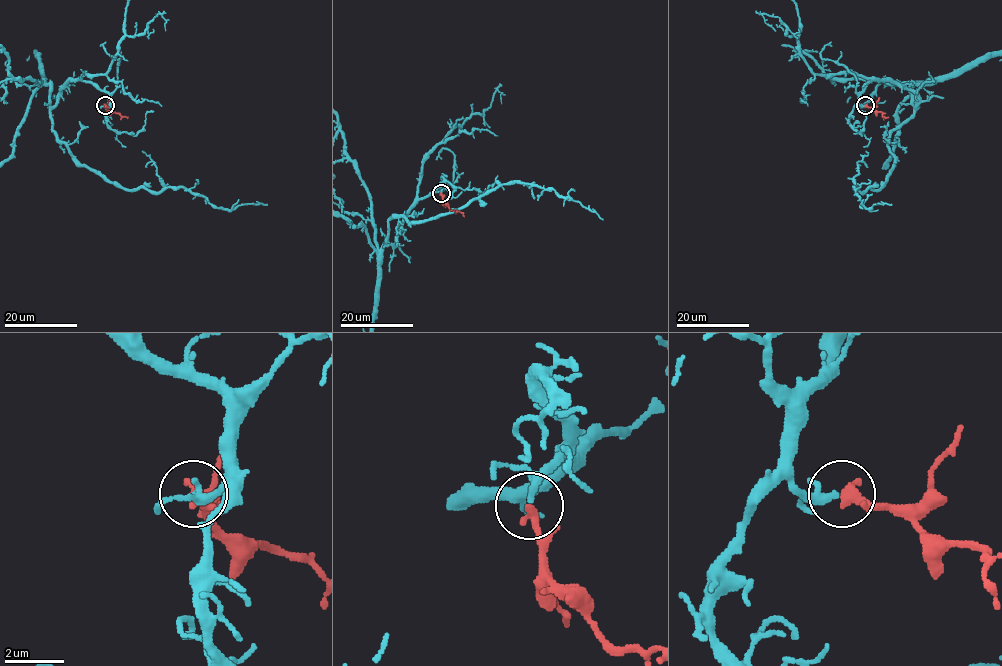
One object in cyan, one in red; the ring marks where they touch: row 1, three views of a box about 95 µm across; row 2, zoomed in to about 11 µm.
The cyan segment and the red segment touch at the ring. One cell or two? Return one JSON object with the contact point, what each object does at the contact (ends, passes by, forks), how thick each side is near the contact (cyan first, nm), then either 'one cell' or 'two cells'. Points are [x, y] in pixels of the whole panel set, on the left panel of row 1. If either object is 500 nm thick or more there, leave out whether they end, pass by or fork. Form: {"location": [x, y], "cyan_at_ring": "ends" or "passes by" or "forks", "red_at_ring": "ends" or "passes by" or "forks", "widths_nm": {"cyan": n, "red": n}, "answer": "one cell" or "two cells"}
{"location": [105, 105], "cyan_at_ring": "passes by", "red_at_ring": "ends", "widths_nm": {"cyan": 180, "red": 380}, "answer": "one cell"}

